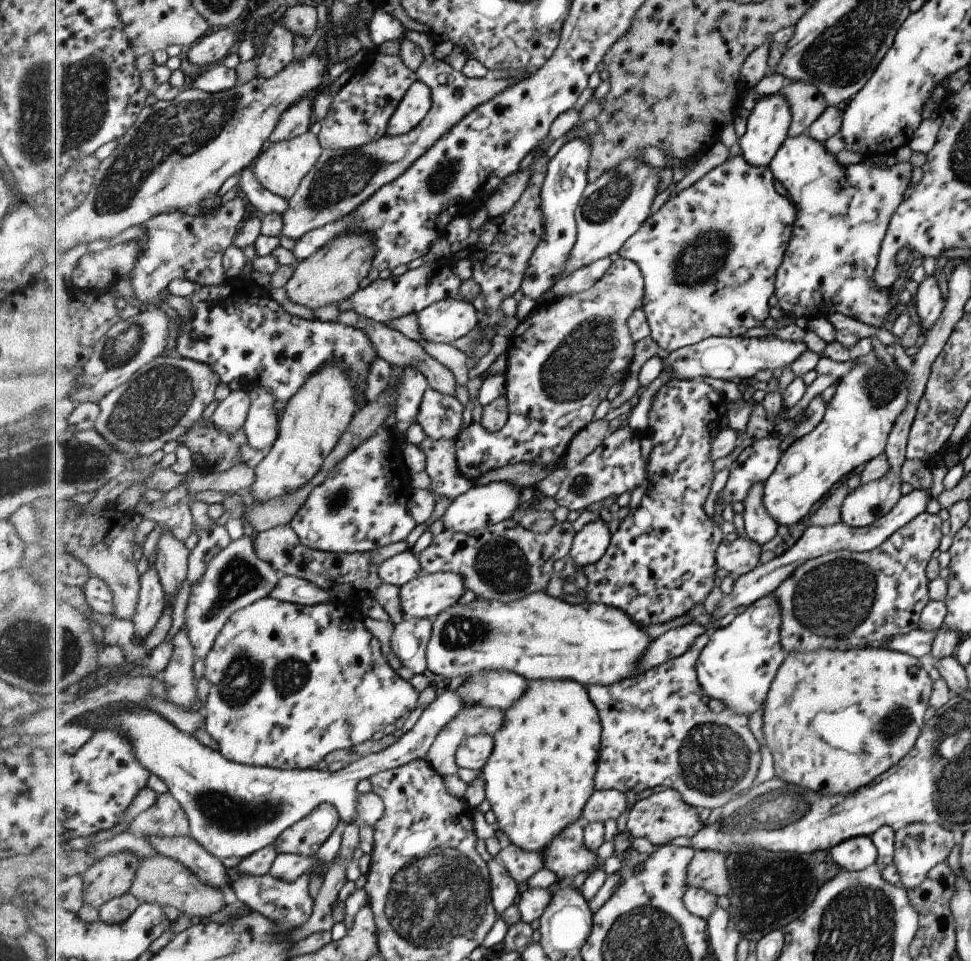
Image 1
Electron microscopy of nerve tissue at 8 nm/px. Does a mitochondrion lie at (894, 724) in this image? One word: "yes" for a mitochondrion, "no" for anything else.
yes

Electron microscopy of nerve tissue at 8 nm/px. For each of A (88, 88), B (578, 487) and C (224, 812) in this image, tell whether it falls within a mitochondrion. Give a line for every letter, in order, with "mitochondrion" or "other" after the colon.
A: mitochondrion
B: mitochondrion
C: mitochondrion

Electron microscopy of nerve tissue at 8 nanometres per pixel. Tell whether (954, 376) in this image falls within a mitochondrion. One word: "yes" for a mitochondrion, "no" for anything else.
yes

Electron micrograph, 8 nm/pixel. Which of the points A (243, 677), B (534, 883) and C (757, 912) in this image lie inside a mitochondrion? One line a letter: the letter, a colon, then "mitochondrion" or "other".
A: mitochondrion
B: other
C: mitochondrion

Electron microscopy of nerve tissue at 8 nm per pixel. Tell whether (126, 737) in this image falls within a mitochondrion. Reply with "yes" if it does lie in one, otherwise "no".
no

